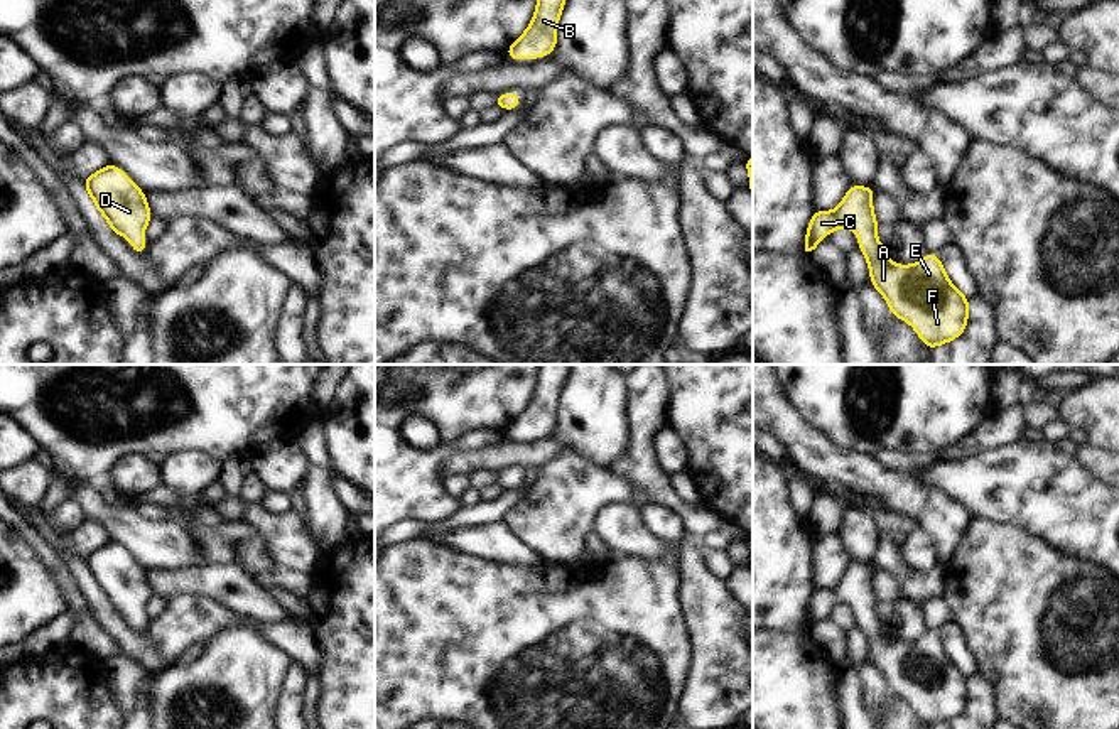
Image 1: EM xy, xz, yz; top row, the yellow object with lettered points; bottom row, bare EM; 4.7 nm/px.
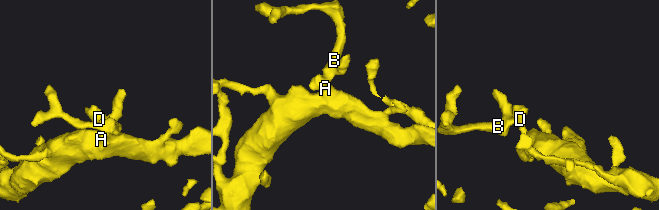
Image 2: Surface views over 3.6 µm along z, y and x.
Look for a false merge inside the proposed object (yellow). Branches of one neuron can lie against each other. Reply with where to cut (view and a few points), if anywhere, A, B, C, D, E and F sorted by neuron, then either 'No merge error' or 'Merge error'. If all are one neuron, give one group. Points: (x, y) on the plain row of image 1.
No split. Groups: A B C D E F. No merge error

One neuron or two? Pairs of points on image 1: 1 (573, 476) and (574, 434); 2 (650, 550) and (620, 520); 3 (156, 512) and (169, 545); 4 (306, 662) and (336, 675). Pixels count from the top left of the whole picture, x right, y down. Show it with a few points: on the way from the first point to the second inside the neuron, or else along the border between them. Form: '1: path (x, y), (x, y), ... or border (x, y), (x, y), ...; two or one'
1: border (574, 453), (601, 469); two
2: path (643, 544), (627, 527); one
3: border (135, 508), (149, 520), (167, 520); two
4: border (309, 628), (314, 638), (316, 674); two

